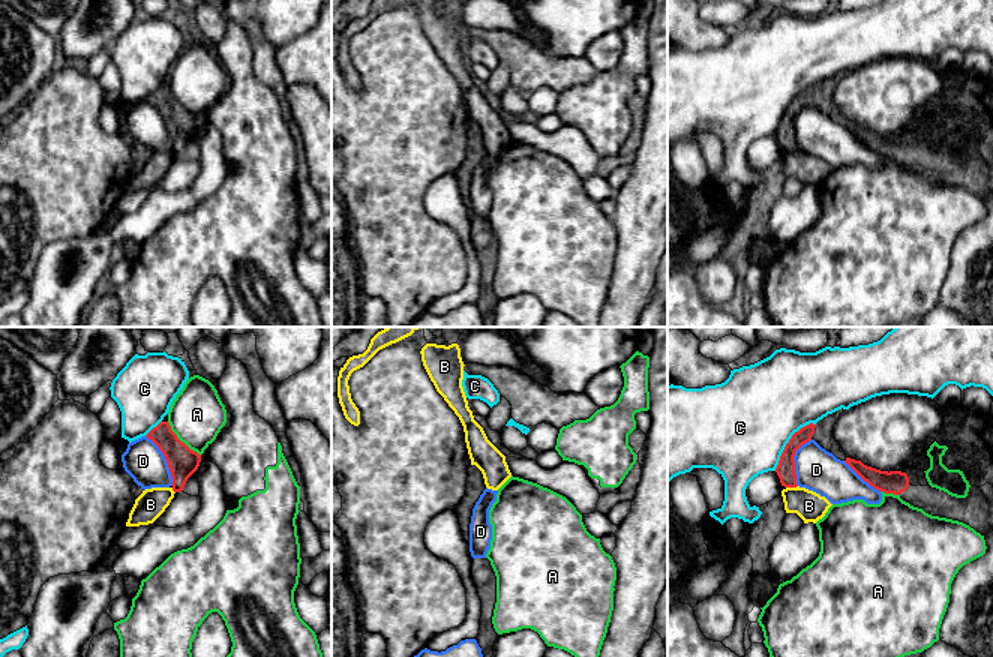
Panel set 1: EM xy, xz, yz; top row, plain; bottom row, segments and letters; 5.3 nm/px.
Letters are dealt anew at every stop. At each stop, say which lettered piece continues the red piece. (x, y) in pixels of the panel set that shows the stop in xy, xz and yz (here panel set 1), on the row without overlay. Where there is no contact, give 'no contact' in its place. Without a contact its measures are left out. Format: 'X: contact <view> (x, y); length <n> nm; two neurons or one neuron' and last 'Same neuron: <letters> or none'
A: contact xy (180, 105); length 260 nm; two neurons
B: contact yz (791, 150); length 70 nm; two neurons
C: contact yz (789, 105); length 340 nm; two neurons
D: contact xy (167, 125); length 300 nm; two neurons
Same neuron: none

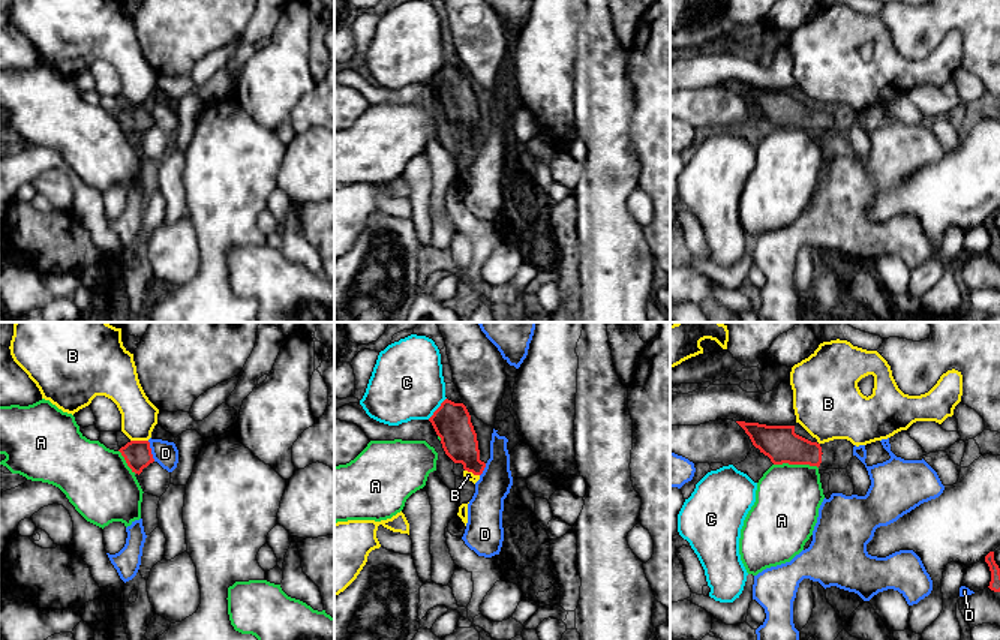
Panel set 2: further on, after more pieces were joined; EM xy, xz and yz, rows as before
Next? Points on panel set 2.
A: contact yz (796, 128); length 240 nm; two neurons
B: contact xy (140, 105); length 100 nm; two neurons
C: contact xz (438, 72); length 160 nm; two neurons
D: contact xy (150, 116); length 120 nm; two neurons
Same neuron: none

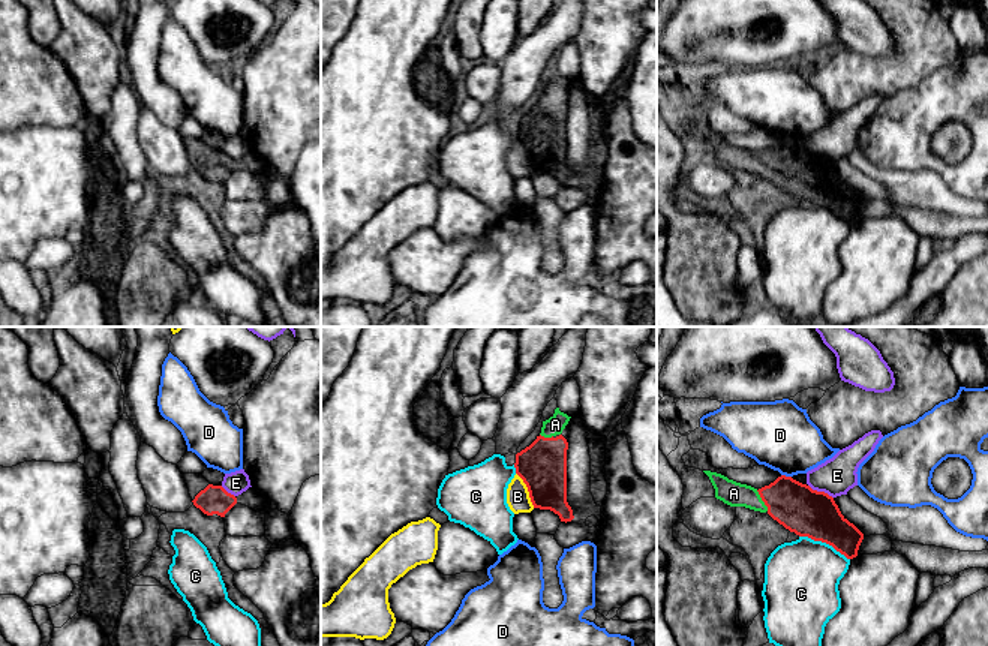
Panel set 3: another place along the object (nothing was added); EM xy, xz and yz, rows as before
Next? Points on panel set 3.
A: contact yz (762, 164); length 130 nm; one neuron
B: contact xz (528, 155); length 220 nm; two neurons
C: contact yz (825, 206); length 300 nm; two neurons
D: contact yz (784, 140); length 60 nm; two neurons
E: contact yz (820, 156); length 150 nm; two neurons
Same neuron: A

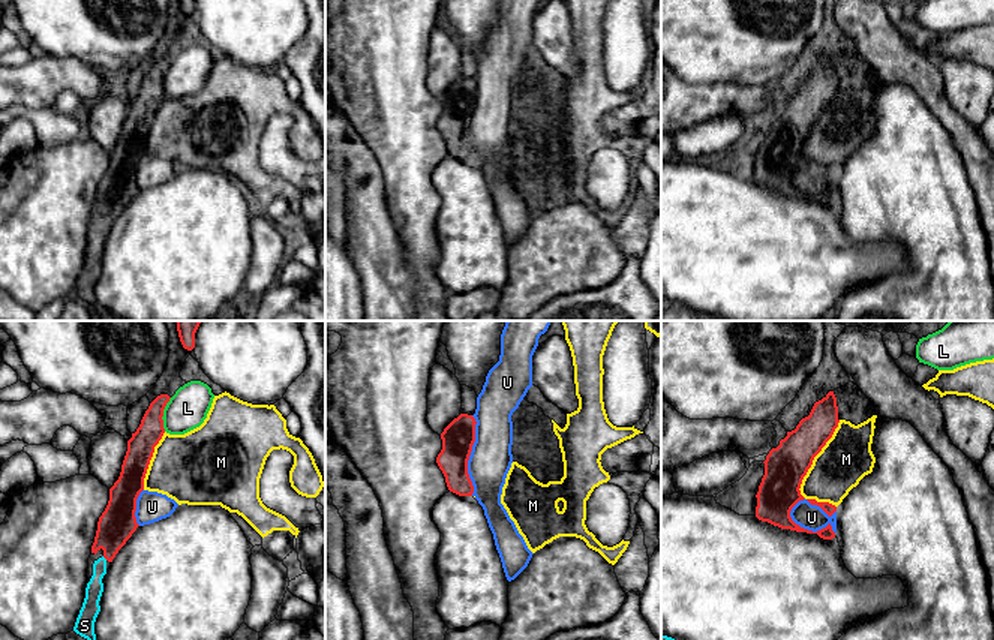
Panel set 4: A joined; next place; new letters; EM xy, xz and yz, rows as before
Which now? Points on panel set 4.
L: contact xy (162, 78); length 190 nm; two neurons
M: contact yz (805, 138); length 480 nm; two neurons
S: contact xy (105, 222); length 40 nm; one neuron
U: contact yz (811, 195); length 280 nm; two neurons
Same neuron: S

